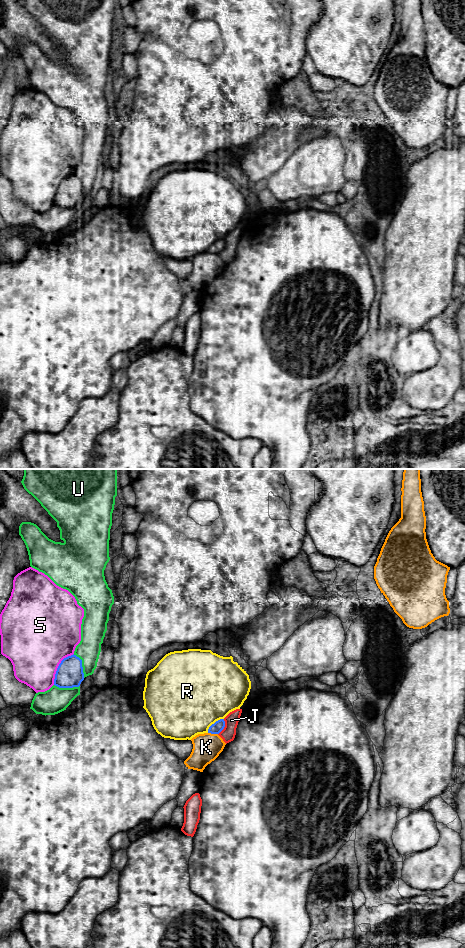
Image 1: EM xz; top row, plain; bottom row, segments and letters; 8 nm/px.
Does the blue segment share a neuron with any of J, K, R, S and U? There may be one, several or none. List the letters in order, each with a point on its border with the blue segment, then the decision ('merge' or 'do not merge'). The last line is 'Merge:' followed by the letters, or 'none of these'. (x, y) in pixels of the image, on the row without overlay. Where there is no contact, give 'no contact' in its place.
J: contact xz (224, 246); do not merge
K: contact xz (213, 253); do not merge
R: contact xz (214, 243); do not merge
S: contact xz (58, 187); do not merge
U: contact xz (81, 185); do not merge
Merge: none of these

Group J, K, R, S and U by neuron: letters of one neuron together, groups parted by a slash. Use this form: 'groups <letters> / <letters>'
groups J / K / R / S / U

